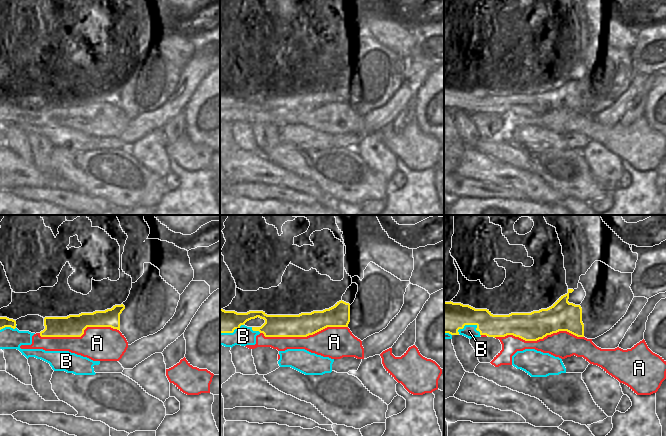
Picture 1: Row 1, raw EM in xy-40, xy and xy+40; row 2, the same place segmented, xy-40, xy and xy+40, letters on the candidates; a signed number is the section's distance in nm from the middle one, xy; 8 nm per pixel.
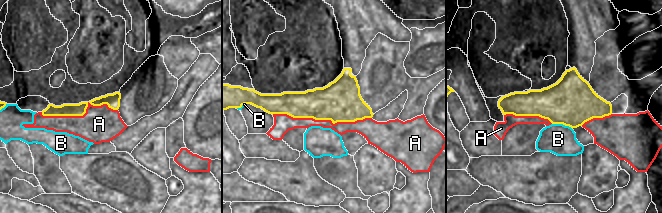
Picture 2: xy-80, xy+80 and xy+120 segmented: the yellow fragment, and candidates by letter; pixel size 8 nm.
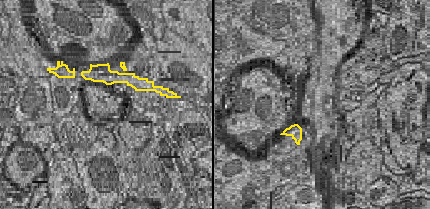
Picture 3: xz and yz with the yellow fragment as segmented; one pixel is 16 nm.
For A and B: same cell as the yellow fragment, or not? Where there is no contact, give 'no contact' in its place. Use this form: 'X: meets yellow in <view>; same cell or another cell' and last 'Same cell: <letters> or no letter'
A: meets yellow in xy+40; another cell
B: meets yellow in xy+40; another cell
Same cell: no letter

